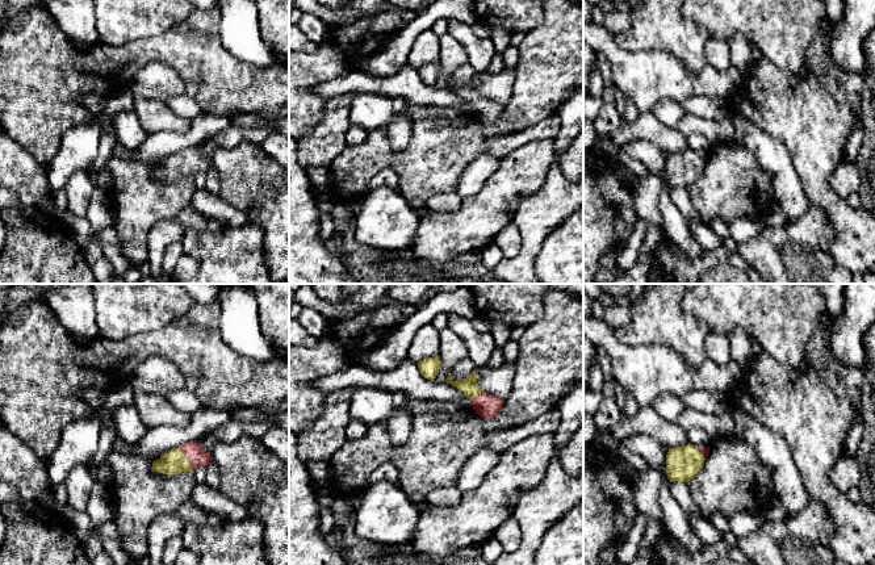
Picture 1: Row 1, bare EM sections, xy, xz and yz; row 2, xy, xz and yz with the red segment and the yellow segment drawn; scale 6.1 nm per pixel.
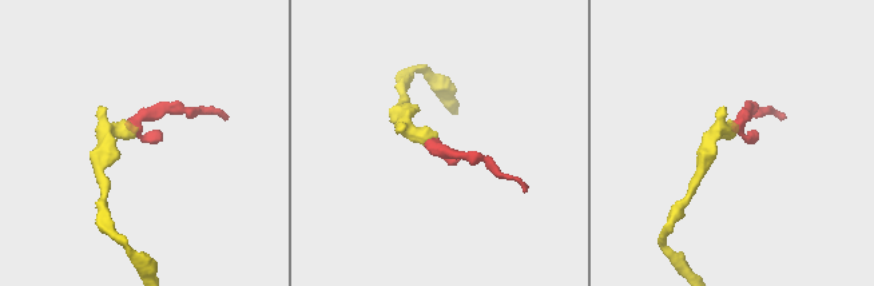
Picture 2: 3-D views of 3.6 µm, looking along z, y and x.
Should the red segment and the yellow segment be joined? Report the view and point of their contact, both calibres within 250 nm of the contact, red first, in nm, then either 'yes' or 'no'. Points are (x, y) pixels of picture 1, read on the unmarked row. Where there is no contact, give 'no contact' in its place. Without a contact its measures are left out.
meets red in xy at (187, 164); 120 nm thick on the red side, 150 nm on the other; yes

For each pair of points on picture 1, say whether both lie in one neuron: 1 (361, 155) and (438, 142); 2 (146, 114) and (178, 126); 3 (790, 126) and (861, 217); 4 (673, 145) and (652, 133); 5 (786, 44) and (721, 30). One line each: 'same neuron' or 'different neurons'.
1: same neuron
2: same neuron
3: same neuron
4: same neuron
5: same neuron

